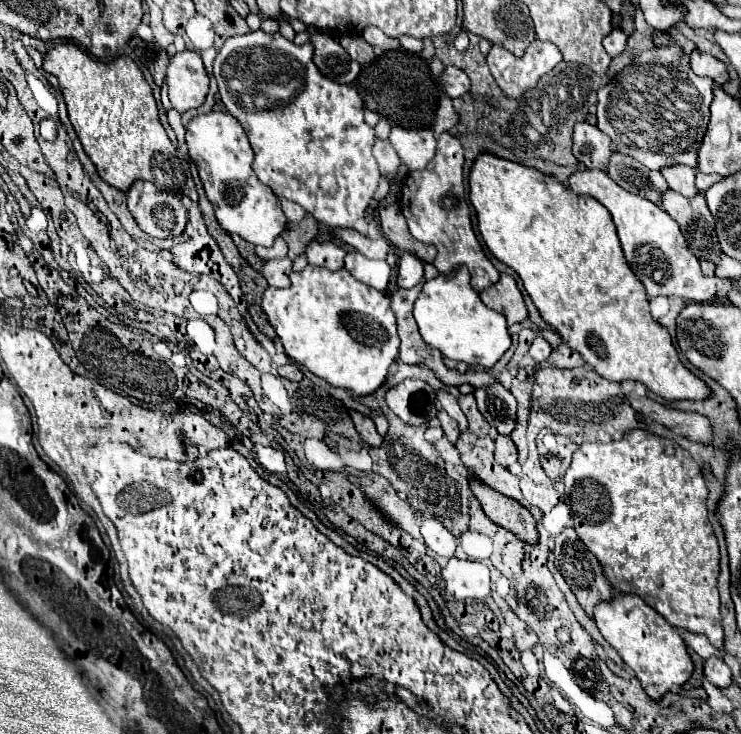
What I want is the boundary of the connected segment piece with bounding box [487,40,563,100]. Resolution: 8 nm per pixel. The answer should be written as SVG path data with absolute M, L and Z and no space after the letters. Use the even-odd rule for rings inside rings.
M535 40L531 46L529 46L529 52L525 52L523 58L515 58L509 50L505 50L503 46L493 46L487 54L487 64L489 64L489 70L493 74L493 78L497 80L499 88L503 90L503 94L507 98L523 98L523 94L531 88L537 86L539 78L549 74L559 62L563 60L561 52L557 50L557 46L553 46L551 42L541 42L541 40Z

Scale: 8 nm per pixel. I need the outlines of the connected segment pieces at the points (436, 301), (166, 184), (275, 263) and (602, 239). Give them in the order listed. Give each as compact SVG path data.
M465 266L455 268L451 274L439 274L437 278L427 280L415 302L413 314L423 340L455 362L493 368L511 346L505 318L481 302L479 294L469 284L469 270Z
M59 44L43 56L43 70L57 76L69 110L69 120L83 150L107 184L127 192L135 180L147 180L157 186L157 190L189 196L195 202L197 190L195 184L189 184L189 164L171 144L159 122L159 110L151 86L129 56L103 62L91 58L75 44Z
M283 258L283 260L267 260L261 274L269 282L269 286L289 288L291 286L291 280L289 280L291 270L293 270L293 262L289 258Z
M489 152L477 156L471 168L469 188L479 232L491 254L521 276L543 320L557 330L563 342L577 350L595 372L611 382L639 380L665 400L701 400L709 396L705 382L681 364L669 332L651 318L645 288L625 262L611 214L595 198L577 196L555 176Z

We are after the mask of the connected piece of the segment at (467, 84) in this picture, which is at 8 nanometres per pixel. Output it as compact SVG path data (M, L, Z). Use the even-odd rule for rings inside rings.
M447 66L445 74L441 76L441 86L451 98L461 98L471 90L471 80L463 70L455 66Z

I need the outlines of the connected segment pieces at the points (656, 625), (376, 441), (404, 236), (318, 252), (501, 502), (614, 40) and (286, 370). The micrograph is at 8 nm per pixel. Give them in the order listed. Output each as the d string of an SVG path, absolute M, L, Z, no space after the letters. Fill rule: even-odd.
M617 594L609 602L599 602L595 606L595 622L603 638L619 652L623 662L631 666L651 698L659 700L673 686L681 686L689 680L693 662L679 630L665 622L665 618L661 618L661 614L657 614L657 610L645 604L637 594Z
M351 410L349 416L353 418L353 424L355 424L357 432L361 434L361 438L363 438L369 446L375 446L375 448L381 446L383 436L377 432L377 428L375 428L375 424L373 424L373 420L371 420L369 416L363 416L361 412L355 412L355 410Z
M387 206L379 212L379 218L381 218L381 232L383 236L399 250L411 250L411 252L417 252L419 258L423 262L433 262L435 260L435 248L433 246L427 246L419 240L415 240L407 228L407 222L399 210L399 206Z
M311 242L307 246L305 252L307 260L311 266L325 266L329 270L341 270L343 268L343 258L345 258L345 250L331 244L331 242Z
M471 478L469 486L471 486L475 498L479 500L483 512L493 522L497 522L503 528L509 528L513 534L519 534L519 538L525 542L537 542L535 518L531 516L531 512L523 504L485 486L477 478Z
M613 28L613 32L605 38L603 46L605 46L605 50L607 50L607 54L609 54L611 58L621 56L621 54L627 50L627 36L625 36L625 32Z
M295 364L279 366L279 376L281 376L281 378L287 378L287 380L301 380L301 378L303 378L301 370L299 370Z

